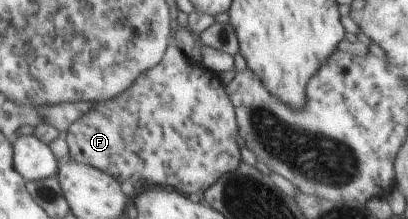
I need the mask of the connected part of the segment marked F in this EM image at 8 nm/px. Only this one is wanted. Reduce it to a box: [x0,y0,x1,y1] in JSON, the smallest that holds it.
[65,43,242,199]

